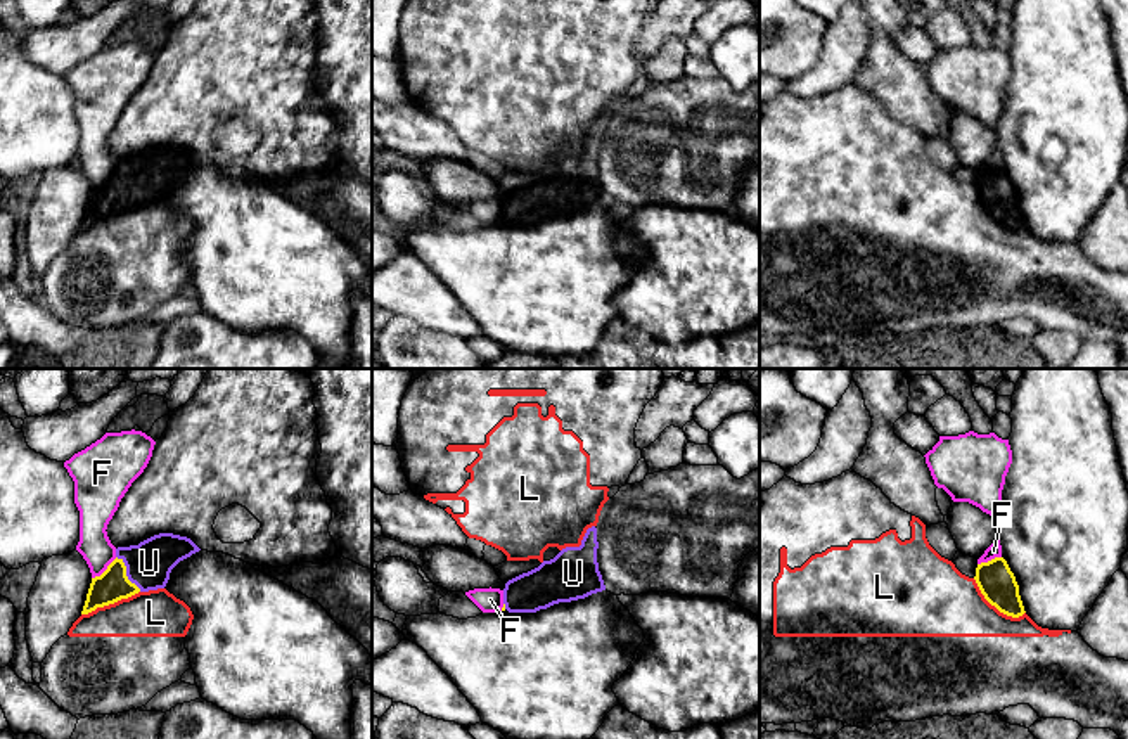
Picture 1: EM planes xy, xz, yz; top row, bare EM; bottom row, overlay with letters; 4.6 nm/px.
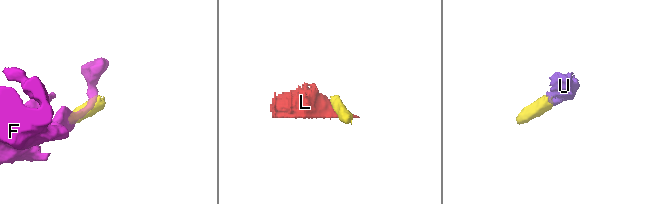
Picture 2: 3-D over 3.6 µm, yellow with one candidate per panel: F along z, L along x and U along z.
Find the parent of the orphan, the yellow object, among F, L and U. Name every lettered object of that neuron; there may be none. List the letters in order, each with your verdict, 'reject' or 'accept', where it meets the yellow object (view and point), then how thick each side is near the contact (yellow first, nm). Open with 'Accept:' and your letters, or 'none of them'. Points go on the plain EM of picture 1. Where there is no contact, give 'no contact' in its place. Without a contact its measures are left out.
Accept: U
F: reject; contact xy (106, 182); calibres 150 and 150 nm
L: reject; contact yz (995, 218); calibres 170 and 320 nm
U: accept; contact xy (125, 186); calibres 150 and 200 nm

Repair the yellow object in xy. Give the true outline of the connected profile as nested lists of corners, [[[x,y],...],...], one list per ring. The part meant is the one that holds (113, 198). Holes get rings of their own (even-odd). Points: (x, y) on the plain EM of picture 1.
[[[154,147],[138,157],[118,159],[107,182],[92,190],[81,227],[128,211],[138,204],[164,201],[171,182],[201,161],[187,149]]]

